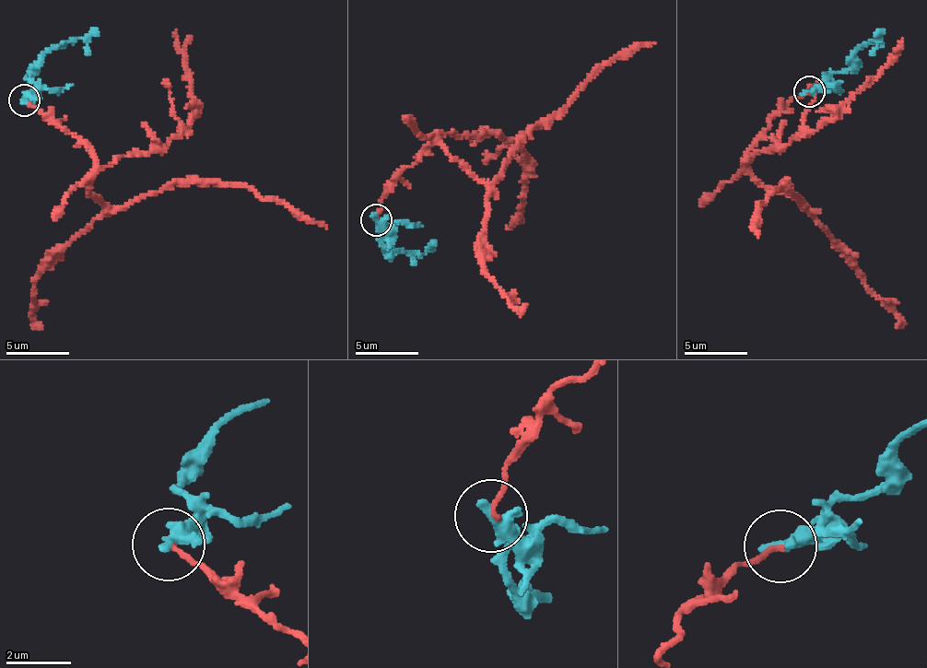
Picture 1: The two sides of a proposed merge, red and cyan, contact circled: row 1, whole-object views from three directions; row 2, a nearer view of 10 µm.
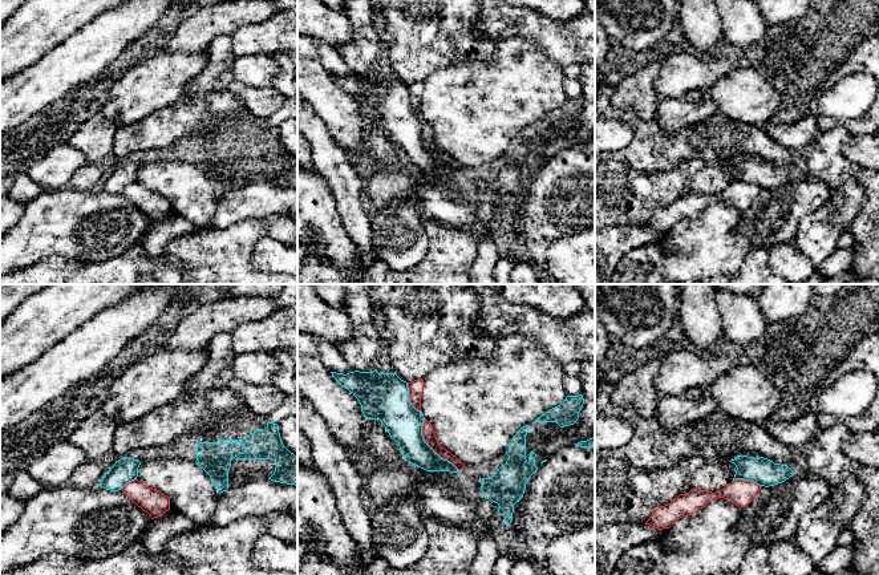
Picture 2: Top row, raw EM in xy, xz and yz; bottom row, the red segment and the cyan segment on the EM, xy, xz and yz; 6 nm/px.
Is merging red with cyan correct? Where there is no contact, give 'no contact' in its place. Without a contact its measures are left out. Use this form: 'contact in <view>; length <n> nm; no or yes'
contact in xz; length 380 nm; no

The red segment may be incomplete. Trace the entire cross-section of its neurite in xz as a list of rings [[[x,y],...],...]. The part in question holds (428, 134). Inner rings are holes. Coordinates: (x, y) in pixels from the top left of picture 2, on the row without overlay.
[[[425,121],[422,127],[422,138],[425,145],[443,162],[451,165],[458,173],[463,171],[463,166],[446,151],[441,150],[434,137],[432,126]]]

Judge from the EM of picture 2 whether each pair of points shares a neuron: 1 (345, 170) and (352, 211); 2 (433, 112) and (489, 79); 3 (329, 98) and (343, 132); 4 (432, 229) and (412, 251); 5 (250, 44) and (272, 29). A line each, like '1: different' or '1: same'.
1: same
2: same
3: same
4: different
5: same

